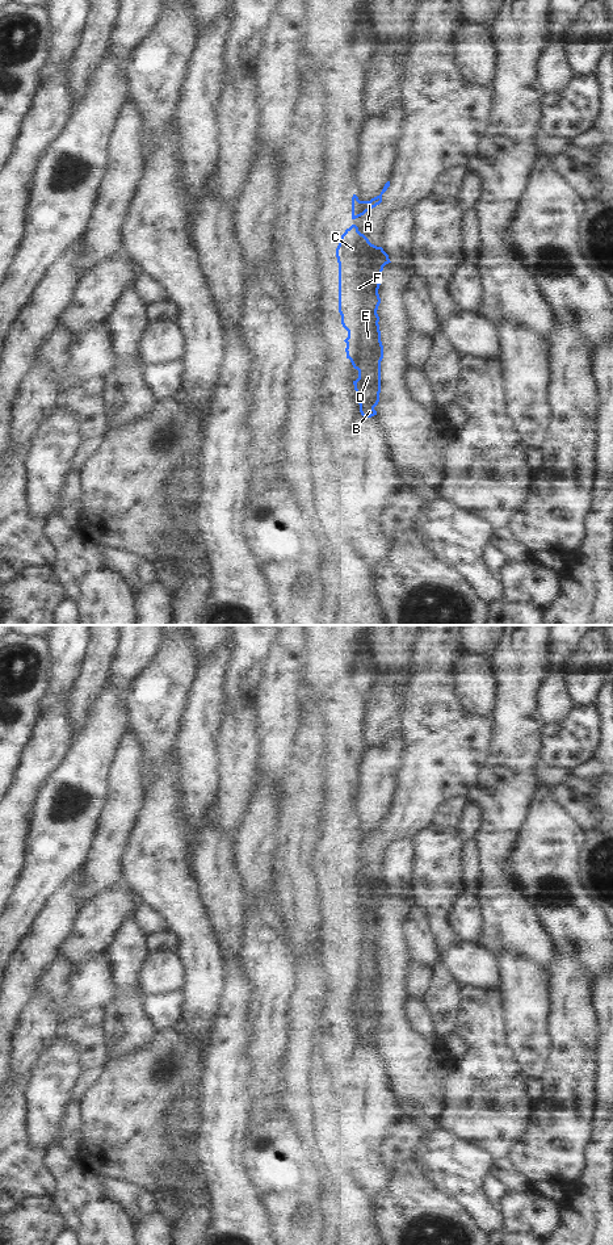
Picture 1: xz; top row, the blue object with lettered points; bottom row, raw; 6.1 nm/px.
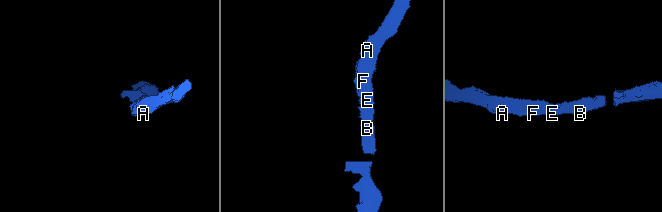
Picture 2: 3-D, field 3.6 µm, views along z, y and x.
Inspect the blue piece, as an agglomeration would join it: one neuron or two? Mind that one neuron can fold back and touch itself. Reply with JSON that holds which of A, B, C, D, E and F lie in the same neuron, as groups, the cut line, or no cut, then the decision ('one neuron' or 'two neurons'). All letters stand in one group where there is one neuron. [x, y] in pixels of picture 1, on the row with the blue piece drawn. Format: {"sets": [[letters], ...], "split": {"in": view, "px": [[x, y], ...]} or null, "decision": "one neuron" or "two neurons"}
{"sets": [["A", "B", "C", "D", "E", "F"]], "split": null, "decision": "one neuron"}

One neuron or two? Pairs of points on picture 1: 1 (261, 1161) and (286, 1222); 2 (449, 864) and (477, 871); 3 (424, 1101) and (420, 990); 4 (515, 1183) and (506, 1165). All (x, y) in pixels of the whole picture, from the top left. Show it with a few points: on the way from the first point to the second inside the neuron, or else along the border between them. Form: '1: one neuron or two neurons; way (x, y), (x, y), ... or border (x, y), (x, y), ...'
1: one neuron; way (276, 1176), (286, 1186), (286, 1207)
2: two neurons; border (464, 870), (465, 877)
3: two neurons; border (411, 965), (410, 997)
4: one neuron; way (513, 1179), (506, 1169)

